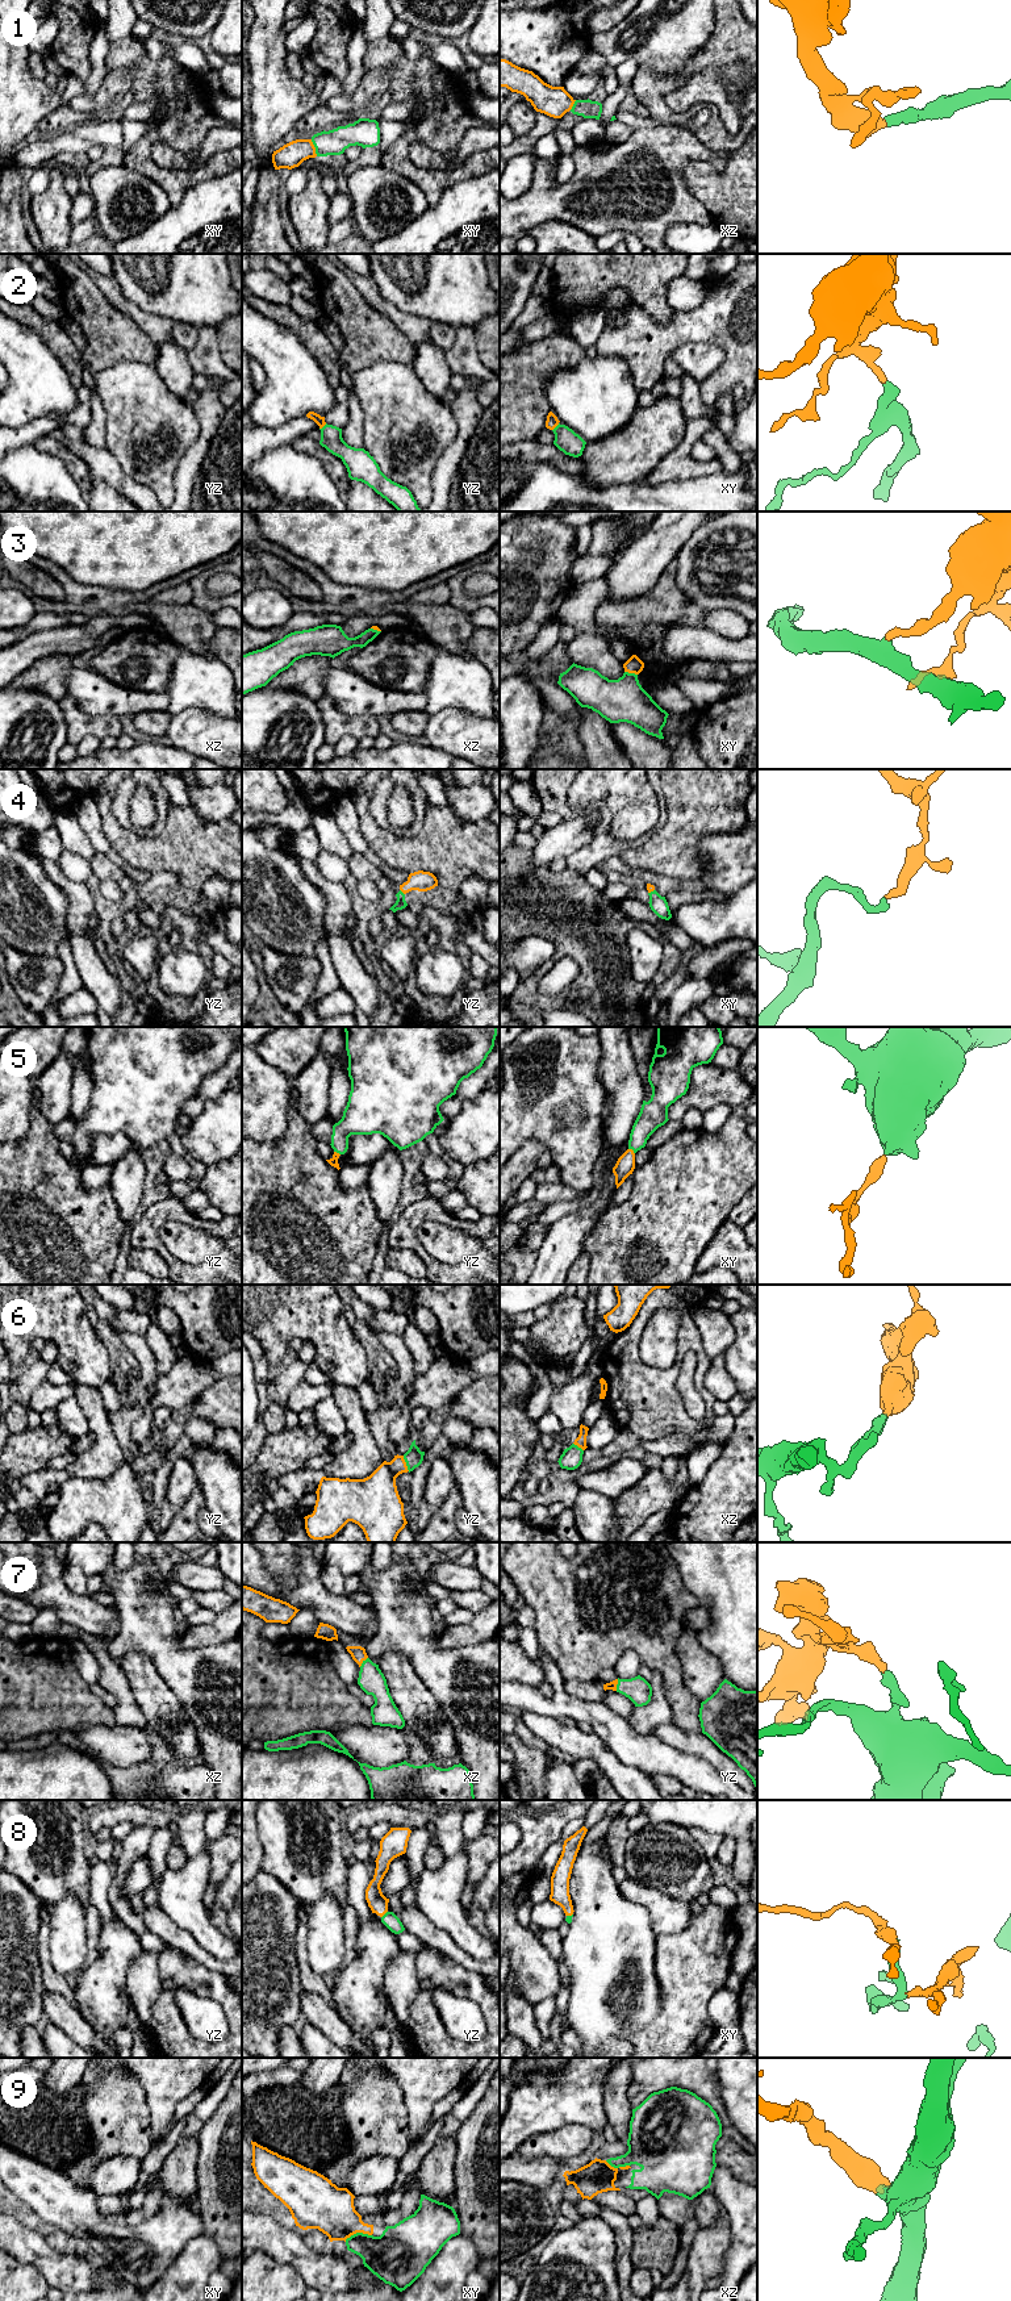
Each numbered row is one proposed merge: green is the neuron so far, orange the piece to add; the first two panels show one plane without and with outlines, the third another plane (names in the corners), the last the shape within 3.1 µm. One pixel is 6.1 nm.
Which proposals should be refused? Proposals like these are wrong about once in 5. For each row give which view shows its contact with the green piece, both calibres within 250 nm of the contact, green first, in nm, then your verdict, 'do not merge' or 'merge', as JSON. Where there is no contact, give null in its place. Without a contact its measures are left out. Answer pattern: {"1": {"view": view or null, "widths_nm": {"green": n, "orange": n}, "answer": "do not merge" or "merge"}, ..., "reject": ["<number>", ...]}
{"1": {"view": "xy", "widths_nm": {"green": 160, "orange": 150}, "answer": "merge"}, "2": {"view": "yz", "widths_nm": {"green": 130, "orange": 60}, "answer": "merge"}, "3": {"view": "xy", "widths_nm": {"green": 260, "orange": 100}, "answer": "do not merge"}, "4": {"view": "yz", "widths_nm": {"green": 70, "orange": 130}, "answer": "merge"}, "5": {"view": "xy", "widths_nm": {"green": 160, "orange": 120}, "answer": "merge"}, "6": {"view": "yz", "widths_nm": {"green": 110, "orange": 240}, "answer": "merge"}, "7": {"view": "yz", "widths_nm": {"green": 160, "orange": 50}, "answer": "merge"}, "8": {"view": "yz", "widths_nm": {"green": 90, "orange": 120}, "answer": "merge"}, "9": {"view": "xy", "widths_nm": {"green": 300, "orange": 280}, "answer": "merge"}, "reject": ["3"]}

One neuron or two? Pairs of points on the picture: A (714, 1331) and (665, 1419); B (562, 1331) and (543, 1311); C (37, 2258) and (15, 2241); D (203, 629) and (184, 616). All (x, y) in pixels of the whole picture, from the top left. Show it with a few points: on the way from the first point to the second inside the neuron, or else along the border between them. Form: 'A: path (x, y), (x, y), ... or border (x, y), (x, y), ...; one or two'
A: border (690, 1315), (702, 1344); two
B: border (550, 1304), (550, 1311), (537, 1320); two
C: path (32, 2253), (20, 2241); one
D: path (199, 629), (188, 619); one

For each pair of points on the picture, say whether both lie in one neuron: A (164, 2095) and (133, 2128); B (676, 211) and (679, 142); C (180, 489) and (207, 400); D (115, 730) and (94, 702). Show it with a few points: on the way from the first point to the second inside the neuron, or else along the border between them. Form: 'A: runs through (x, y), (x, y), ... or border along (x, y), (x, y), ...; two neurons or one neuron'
A: border along (137, 2080), (145, 2095), (153, 2139); two neurons
B: runs through (676, 193), (676, 159); one neuron
C: runs through (189, 467), (207, 435), (207, 422); one neuron
D: border along (75, 700), (90, 713), (118, 717); two neurons

